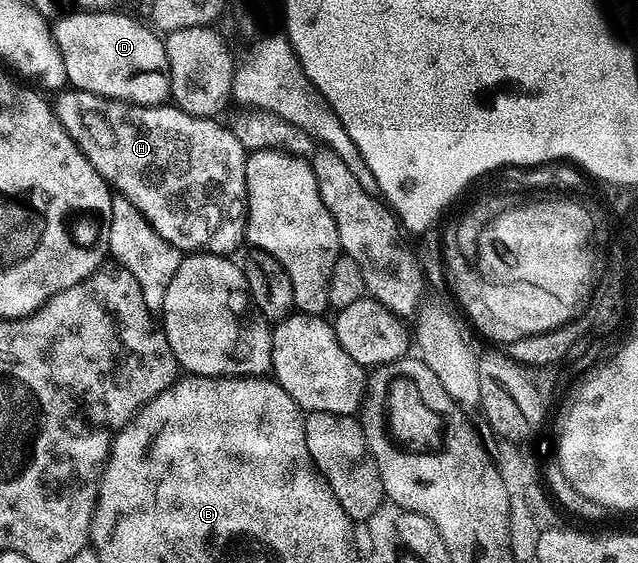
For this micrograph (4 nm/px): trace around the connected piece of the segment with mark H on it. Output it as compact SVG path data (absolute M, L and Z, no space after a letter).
M64 89L55 96L54 110L56 120L70 133L74 145L98 169L100 176L107 181L109 187L117 196L124 196L129 199L138 213L157 231L170 245L174 246L181 253L201 253L208 252L212 255L231 256L232 250L246 239L246 212L248 210L248 190L246 189L246 161L249 152L245 151L242 141L238 141L235 130L231 126L223 127L216 123L215 118L199 119L190 113L186 113L182 108L175 105L157 105L147 107L141 103L128 103L125 99L108 99L105 95L95 95L89 91L77 91L75 89Z

